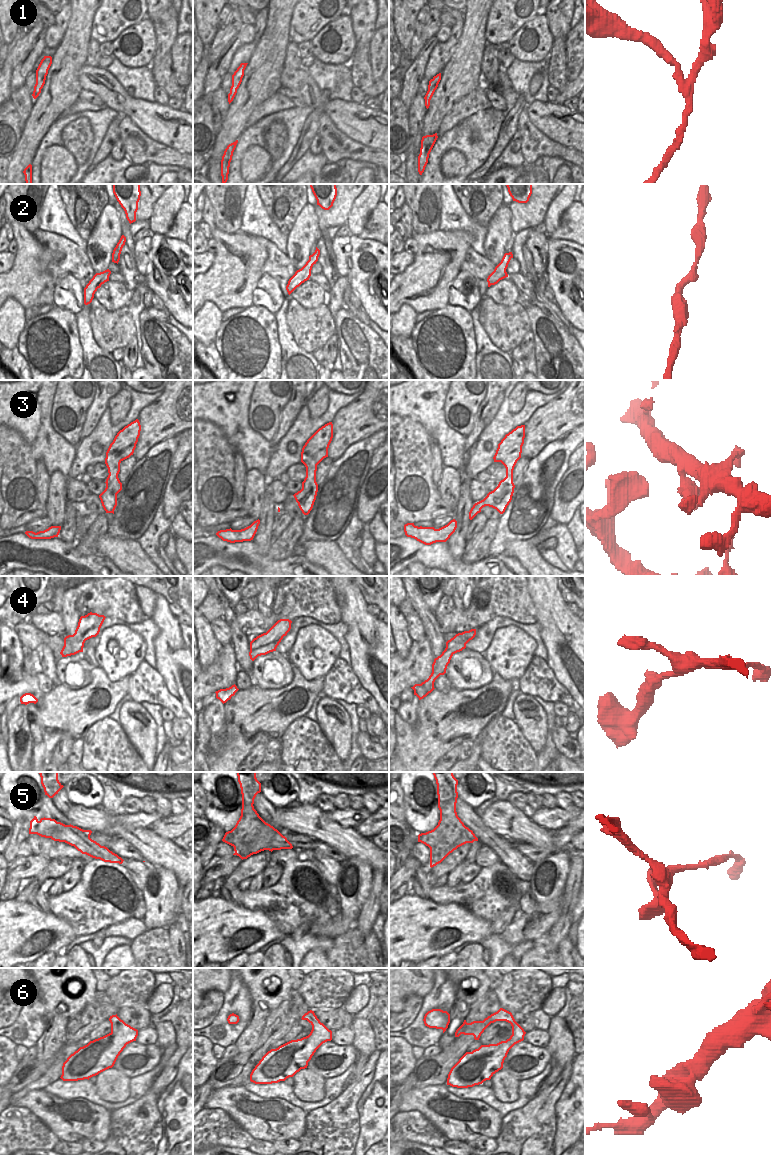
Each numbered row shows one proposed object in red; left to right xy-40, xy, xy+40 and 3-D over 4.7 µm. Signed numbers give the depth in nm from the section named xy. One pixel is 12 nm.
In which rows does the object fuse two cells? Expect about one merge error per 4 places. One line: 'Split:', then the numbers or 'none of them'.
Split: 1, 5

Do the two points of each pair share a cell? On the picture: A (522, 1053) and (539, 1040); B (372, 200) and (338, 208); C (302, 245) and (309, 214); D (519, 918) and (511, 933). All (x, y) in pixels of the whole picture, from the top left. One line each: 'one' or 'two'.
A: two
B: two
C: one
D: one

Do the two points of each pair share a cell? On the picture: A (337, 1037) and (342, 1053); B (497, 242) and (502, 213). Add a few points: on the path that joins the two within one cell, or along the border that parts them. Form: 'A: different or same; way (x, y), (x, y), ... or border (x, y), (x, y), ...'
A: different; border (331, 1040), (337, 1044), (351, 1044)
B: same; way (498, 235), (502, 220)

